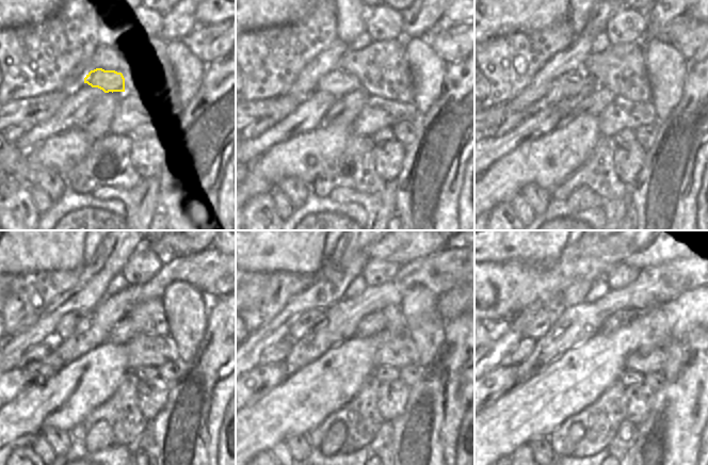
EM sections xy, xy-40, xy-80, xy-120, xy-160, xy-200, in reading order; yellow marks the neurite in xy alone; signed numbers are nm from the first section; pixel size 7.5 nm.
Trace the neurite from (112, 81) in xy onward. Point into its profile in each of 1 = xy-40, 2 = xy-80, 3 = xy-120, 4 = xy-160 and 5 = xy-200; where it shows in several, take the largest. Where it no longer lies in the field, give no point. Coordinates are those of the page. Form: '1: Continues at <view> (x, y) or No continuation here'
1: Continues at xy-40 (338, 82)
2: Continues at xy-80 (567, 84)
3: Continues at xy-120 (77, 321)
4: Continues at xy-160 (308, 320)
5: Continues at xy-200 (538, 324)

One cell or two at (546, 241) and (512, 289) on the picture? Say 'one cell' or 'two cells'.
two cells

